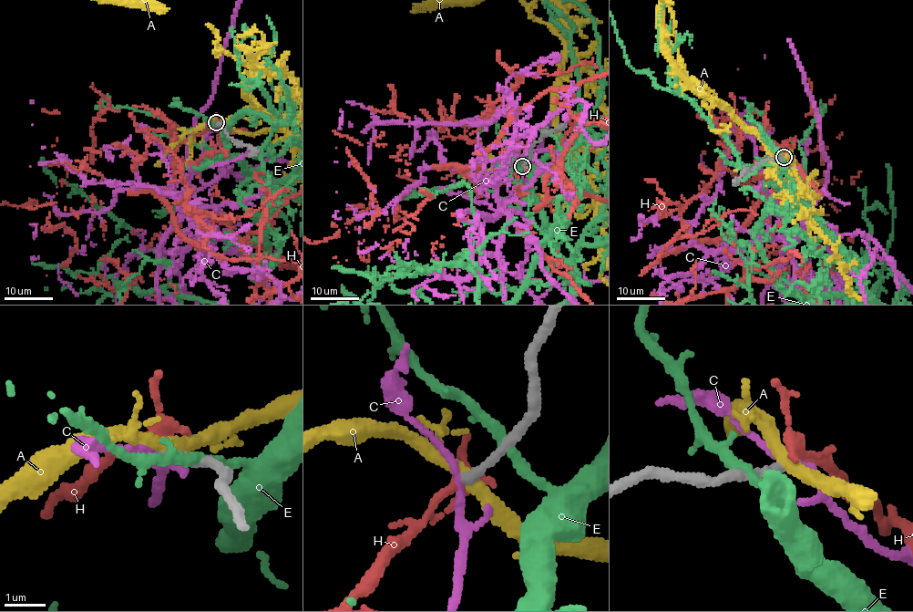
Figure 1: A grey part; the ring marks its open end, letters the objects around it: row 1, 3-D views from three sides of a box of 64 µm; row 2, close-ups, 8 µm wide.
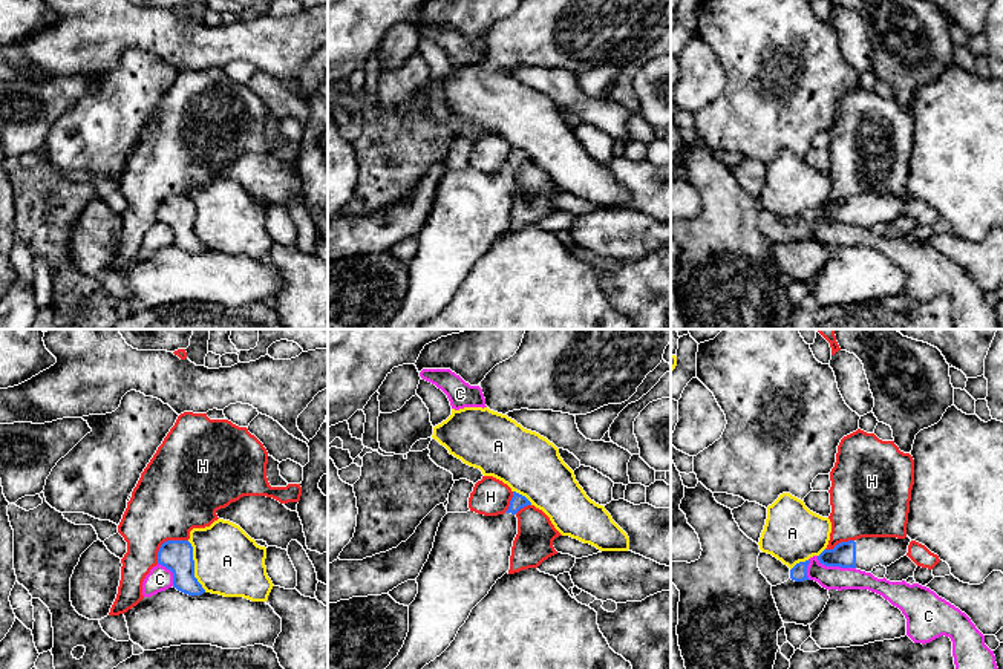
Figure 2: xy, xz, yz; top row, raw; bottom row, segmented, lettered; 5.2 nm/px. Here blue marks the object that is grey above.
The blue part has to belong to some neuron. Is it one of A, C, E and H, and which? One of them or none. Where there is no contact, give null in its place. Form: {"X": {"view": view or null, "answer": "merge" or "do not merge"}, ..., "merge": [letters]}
{"A": {"view": "xy", "answer": "do not merge"}, "C": {"view": "yz", "answer": "do not merge"}, "E": {"view": null, "answer": "do not merge"}, "H": {"view": "xy", "answer": "do not merge"}, "merge": []}

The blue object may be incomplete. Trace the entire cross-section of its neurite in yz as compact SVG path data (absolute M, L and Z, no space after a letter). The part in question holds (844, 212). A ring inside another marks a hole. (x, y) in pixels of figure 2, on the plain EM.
M861 194L841 199L833 207L824 207L818 217L825 224L856 225L871 230L876 224L890 224L907 213L911 196Z

